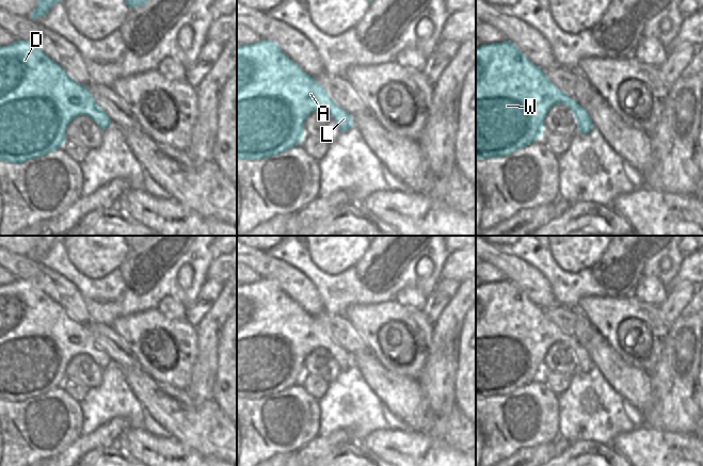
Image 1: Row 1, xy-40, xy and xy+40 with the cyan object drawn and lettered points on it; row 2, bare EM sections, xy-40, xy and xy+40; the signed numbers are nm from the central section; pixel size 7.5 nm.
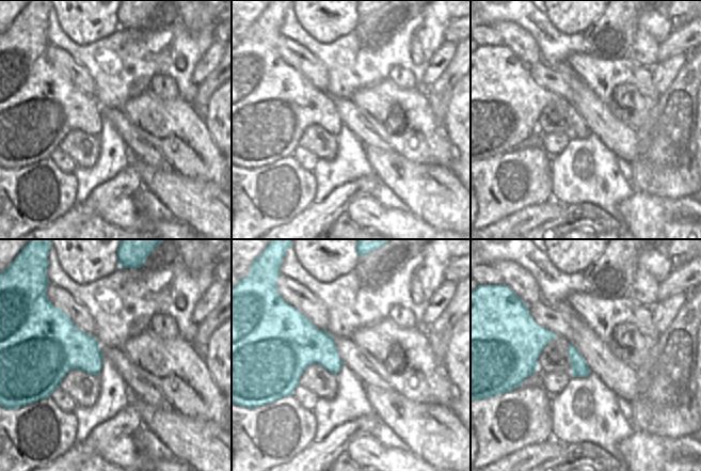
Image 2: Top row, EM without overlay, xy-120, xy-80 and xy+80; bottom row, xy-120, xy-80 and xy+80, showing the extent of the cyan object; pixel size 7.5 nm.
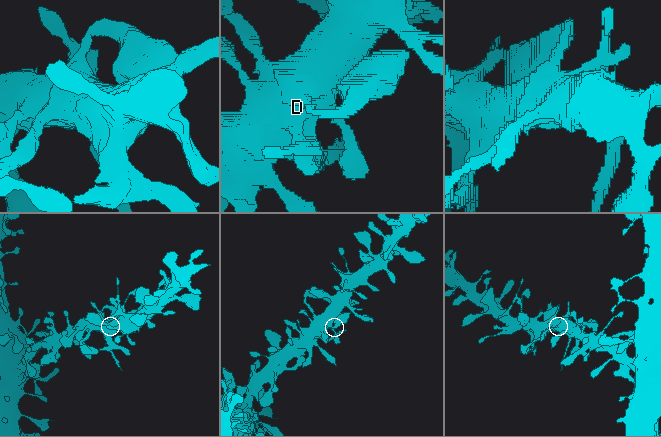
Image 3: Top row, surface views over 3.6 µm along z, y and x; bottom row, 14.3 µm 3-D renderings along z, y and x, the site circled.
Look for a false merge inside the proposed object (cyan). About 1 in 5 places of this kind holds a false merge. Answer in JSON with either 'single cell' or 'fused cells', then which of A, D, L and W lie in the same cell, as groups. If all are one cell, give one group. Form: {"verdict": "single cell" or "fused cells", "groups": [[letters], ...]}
{"verdict": "single cell", "groups": [["A", "D", "L", "W"]]}

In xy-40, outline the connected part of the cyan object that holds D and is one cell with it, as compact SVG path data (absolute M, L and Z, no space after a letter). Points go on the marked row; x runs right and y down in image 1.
M15 41L0 47L0 160L19 164L60 148L65 141L67 125L79 115L87 115L102 130L112 124L106 112L97 106L86 85L73 81L34 43Z

